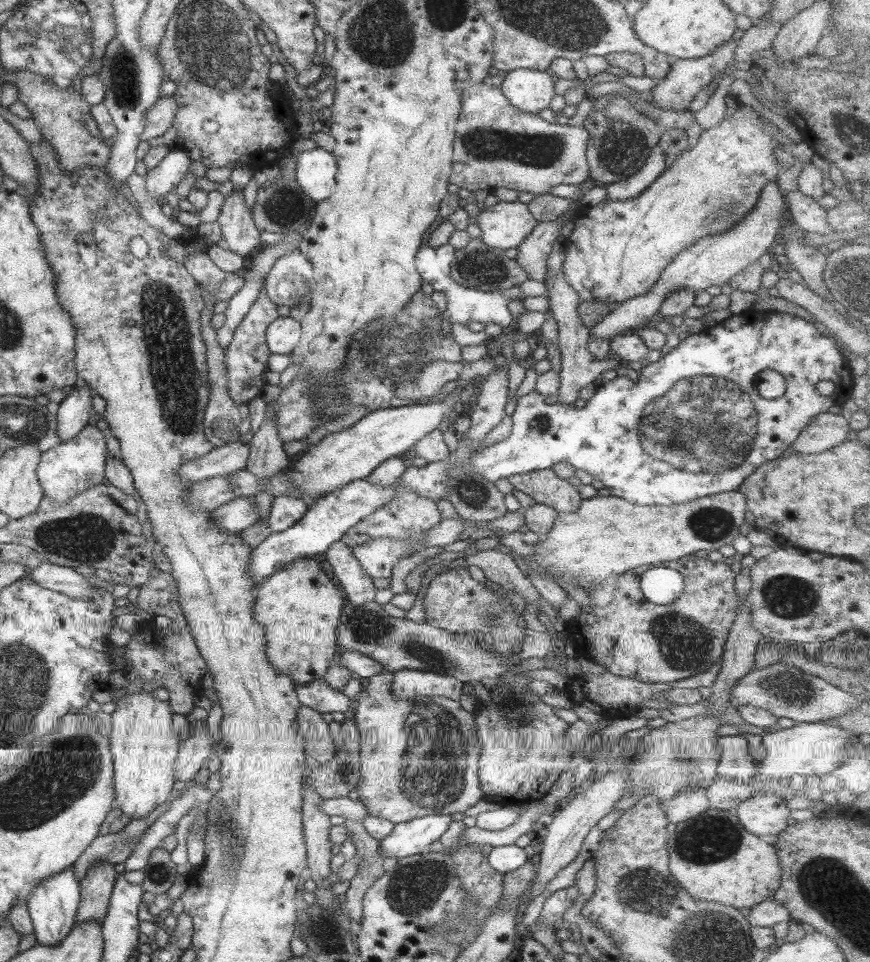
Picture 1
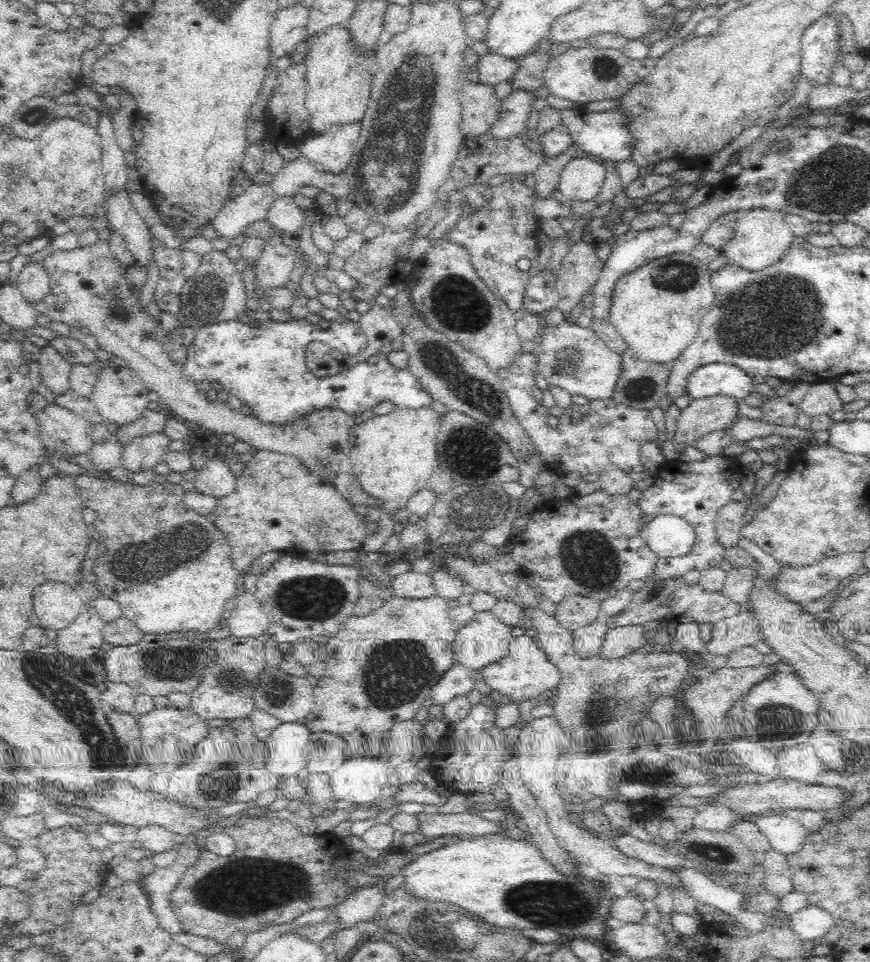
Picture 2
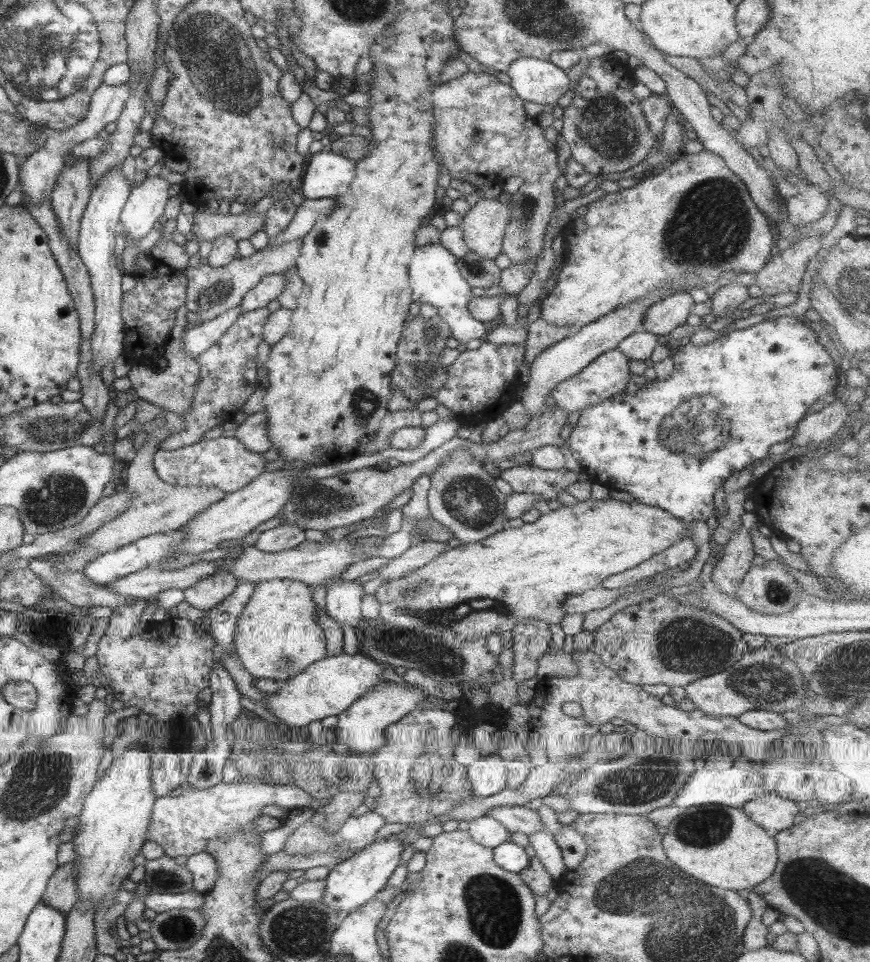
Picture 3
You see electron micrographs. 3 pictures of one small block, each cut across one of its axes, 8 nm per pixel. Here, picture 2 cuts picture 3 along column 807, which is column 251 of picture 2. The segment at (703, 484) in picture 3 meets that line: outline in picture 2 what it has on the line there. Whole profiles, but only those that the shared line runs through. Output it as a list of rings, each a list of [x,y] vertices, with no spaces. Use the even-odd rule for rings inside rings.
[[[237,319],[211,324],[196,330],[195,340],[187,348],[188,358],[182,373],[194,383],[202,380],[220,382],[223,388],[228,388],[230,394],[240,398],[242,404],[249,404],[256,417],[270,425],[284,424],[297,416],[326,407],[340,409],[352,416],[365,416],[370,413],[372,406],[385,400],[389,400],[398,408],[410,409],[431,403],[432,398],[426,392],[424,385],[407,368],[402,370],[394,368],[388,362],[387,356],[379,352],[365,361],[359,361],[354,366],[344,369],[341,373],[327,377],[316,376],[306,364],[306,347],[312,341],[316,341],[314,334],[316,334],[316,325],[306,323],[304,320],[267,321],[262,322],[259,328],[248,327]]]

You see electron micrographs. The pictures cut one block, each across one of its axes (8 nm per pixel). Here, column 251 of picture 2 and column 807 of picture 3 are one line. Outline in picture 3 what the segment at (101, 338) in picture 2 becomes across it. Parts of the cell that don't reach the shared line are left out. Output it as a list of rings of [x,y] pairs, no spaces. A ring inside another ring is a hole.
[[[839,400],[828,404],[820,404],[818,411],[807,413],[797,423],[795,432],[791,437],[792,446],[808,446],[834,439],[837,430],[850,417],[848,408]]]

